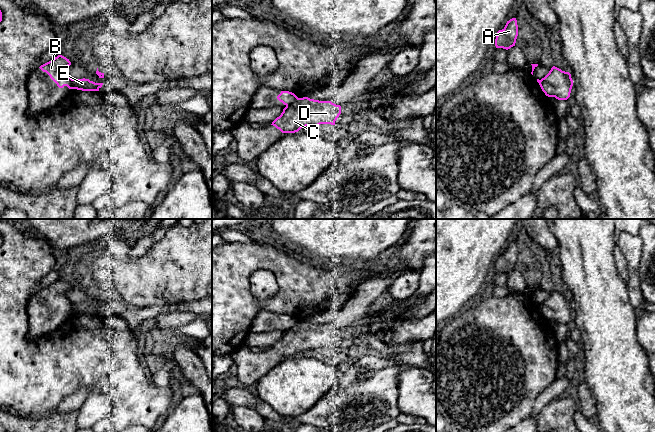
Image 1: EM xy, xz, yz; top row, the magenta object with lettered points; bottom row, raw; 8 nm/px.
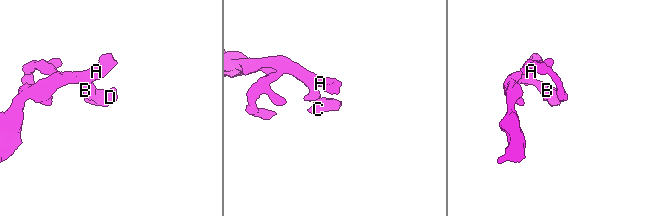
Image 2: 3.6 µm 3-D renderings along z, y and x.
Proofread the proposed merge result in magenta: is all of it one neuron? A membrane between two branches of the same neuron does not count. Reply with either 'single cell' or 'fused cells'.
fused cells

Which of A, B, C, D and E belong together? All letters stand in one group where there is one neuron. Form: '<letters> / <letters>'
A B / C D E

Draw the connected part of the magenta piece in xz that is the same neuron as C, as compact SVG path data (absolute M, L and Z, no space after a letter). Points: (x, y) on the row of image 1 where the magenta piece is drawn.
M303 97L287 105L271 125L282 133L295 133L306 126L335 125L340 114L340 105Z

